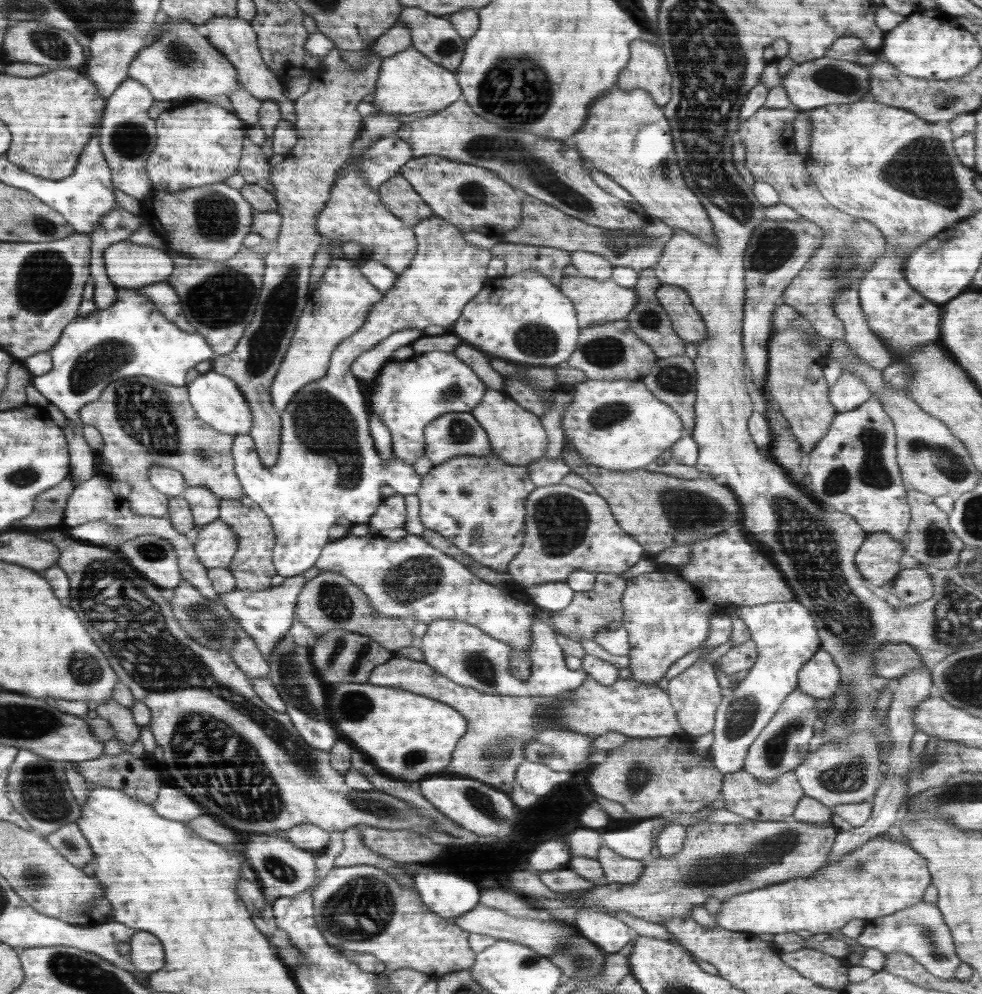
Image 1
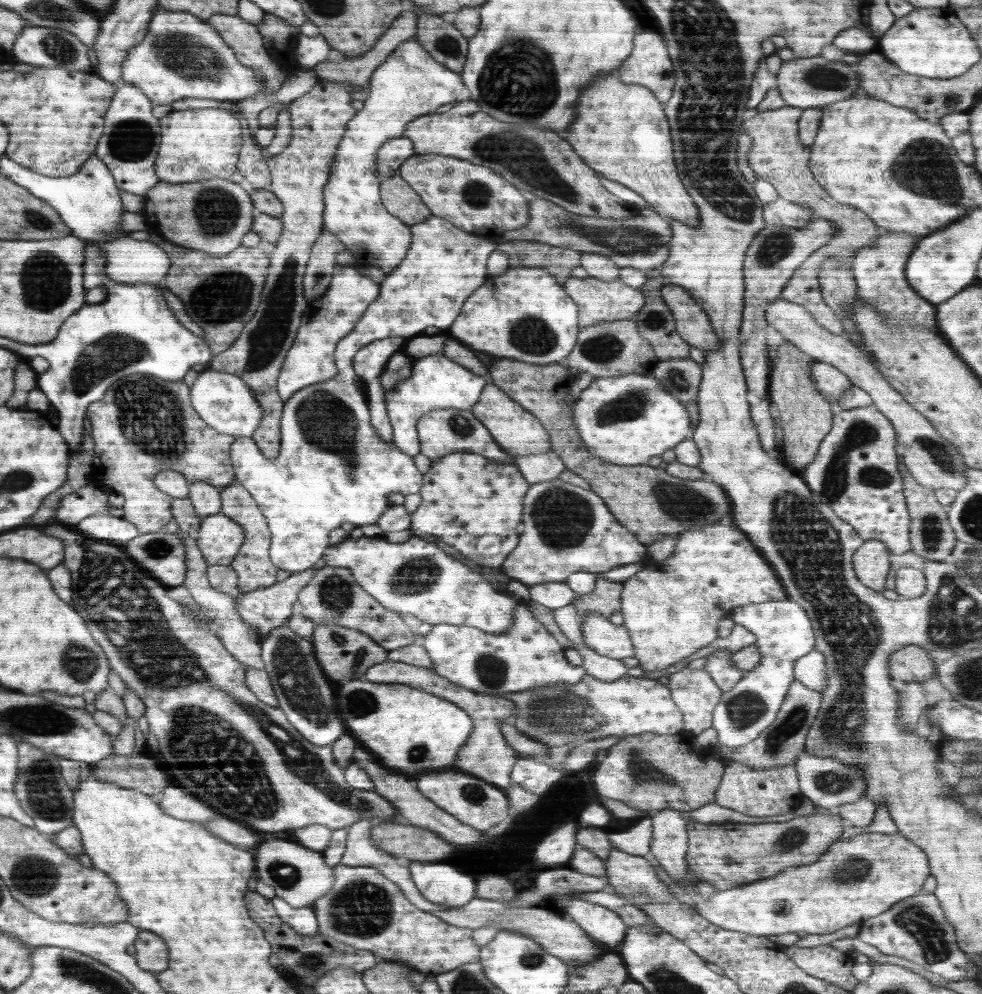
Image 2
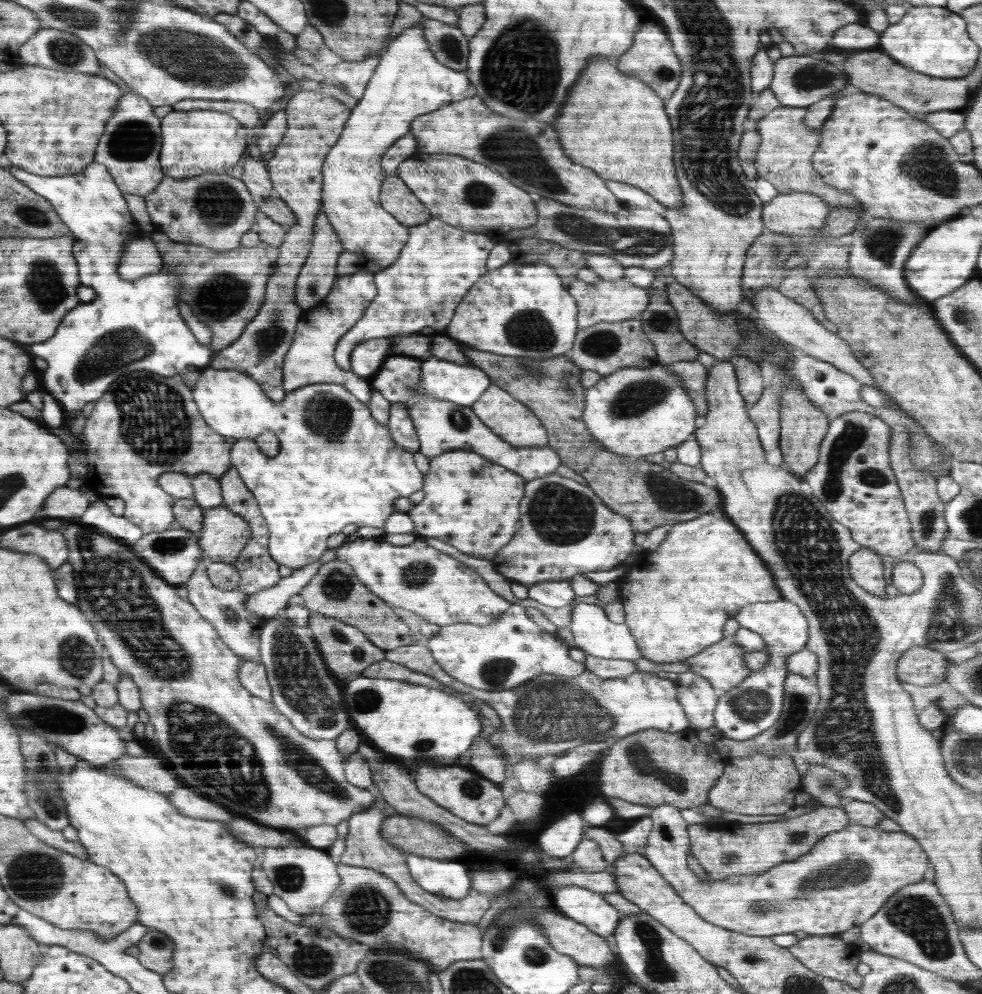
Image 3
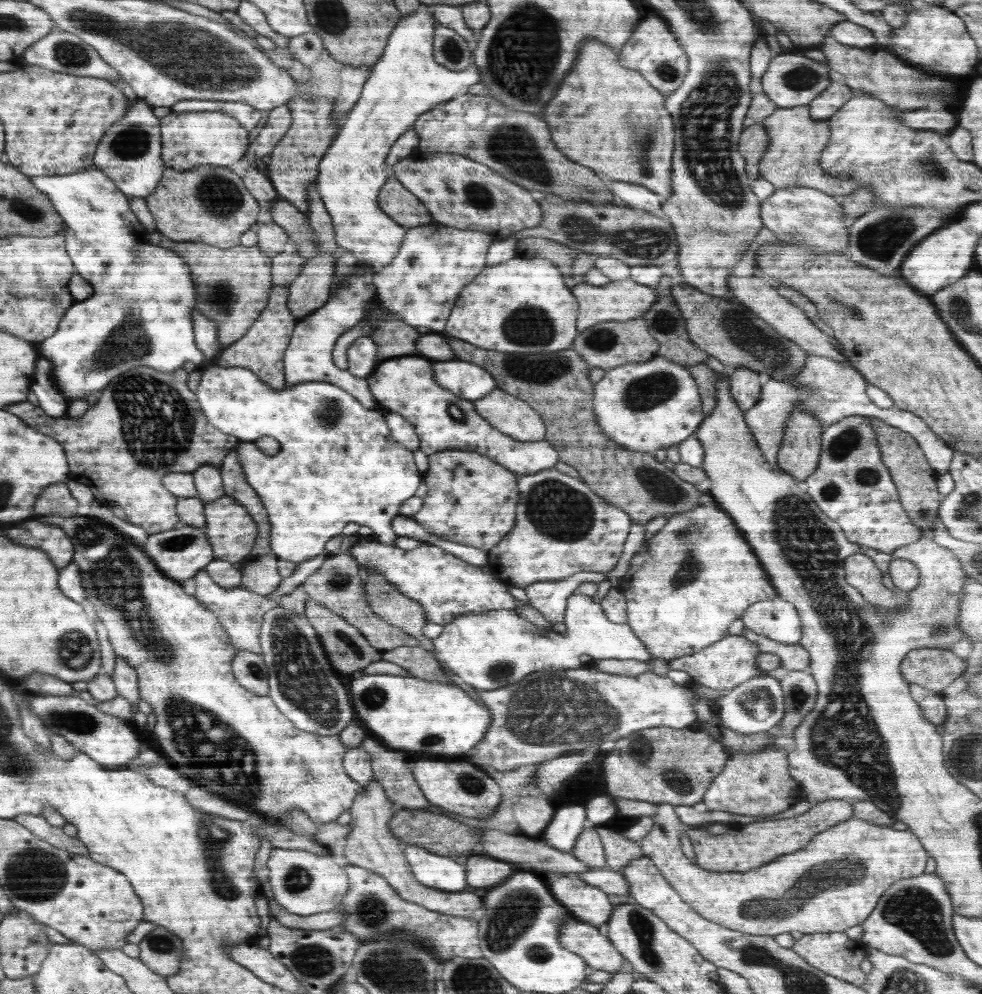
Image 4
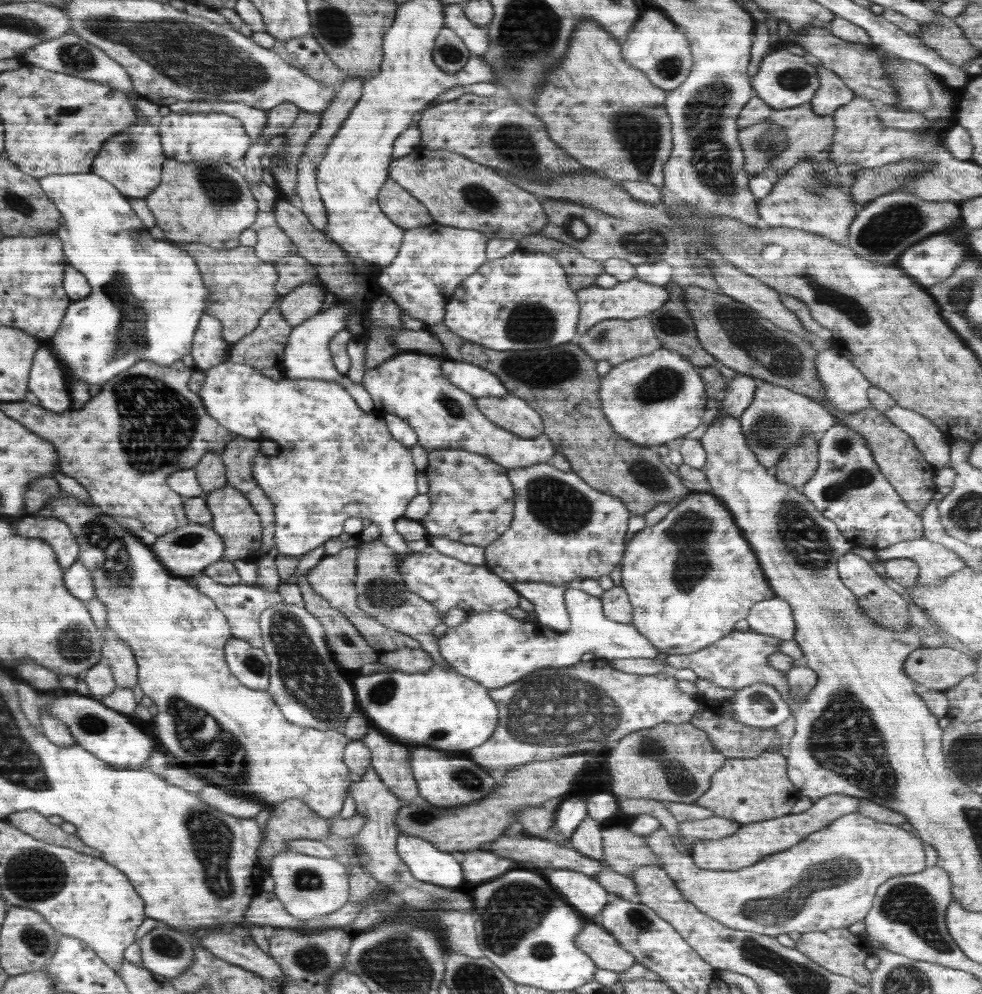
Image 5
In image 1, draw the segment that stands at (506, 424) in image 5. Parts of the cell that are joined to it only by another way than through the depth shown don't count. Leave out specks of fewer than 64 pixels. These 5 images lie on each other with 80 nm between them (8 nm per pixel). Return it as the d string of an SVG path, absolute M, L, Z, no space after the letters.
M488 388L480 404L475 406L471 413L486 431L494 456L500 457L505 463L526 466L546 456L549 440L542 426L541 417L521 407L503 391Z

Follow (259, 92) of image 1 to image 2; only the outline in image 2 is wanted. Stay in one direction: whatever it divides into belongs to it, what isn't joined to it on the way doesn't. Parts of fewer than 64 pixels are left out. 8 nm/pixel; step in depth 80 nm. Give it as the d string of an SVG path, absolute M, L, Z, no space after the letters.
M213 14L207 21L216 27L239 61L259 76L263 82L263 94L276 92L289 77L289 71L273 61L264 50L258 26L242 20L238 15L229 14Z

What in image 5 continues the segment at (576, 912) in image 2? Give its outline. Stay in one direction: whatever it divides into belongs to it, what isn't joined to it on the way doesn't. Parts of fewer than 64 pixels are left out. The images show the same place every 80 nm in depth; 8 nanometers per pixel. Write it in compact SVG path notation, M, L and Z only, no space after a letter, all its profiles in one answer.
M549 870L545 877L570 906L590 921L608 902L608 891L596 879L580 872Z

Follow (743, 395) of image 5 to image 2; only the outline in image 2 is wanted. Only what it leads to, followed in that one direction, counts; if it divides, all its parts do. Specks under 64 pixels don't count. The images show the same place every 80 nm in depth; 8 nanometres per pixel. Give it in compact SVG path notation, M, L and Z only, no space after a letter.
M813 218L804 228L790 228L788 226L774 226L766 224L745 252L743 276L745 283L743 322L739 330L739 355L741 367L746 377L746 393L750 406L757 405L769 395L769 363L766 361L766 339L764 329L768 326L766 321L766 308L776 300L784 286L788 284L800 264L819 252L827 242L837 233L833 222L826 219Z

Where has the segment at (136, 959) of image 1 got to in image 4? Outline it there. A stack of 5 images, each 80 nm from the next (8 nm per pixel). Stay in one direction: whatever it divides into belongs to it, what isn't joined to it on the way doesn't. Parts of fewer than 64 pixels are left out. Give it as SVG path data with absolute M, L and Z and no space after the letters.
M155 926L138 944L139 959L156 974L168 977L179 972L183 941L166 927Z

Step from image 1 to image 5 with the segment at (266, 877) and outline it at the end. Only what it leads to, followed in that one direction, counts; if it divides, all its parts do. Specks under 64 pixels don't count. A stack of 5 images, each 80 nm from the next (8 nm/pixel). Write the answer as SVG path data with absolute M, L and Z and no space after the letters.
M286 850L284 852L281 852L280 854L277 854L276 856L273 856L273 858L270 860L270 869L268 871L268 875L272 877L275 882L273 892L278 897L278 900L280 900L281 904L285 908L285 911L290 916L301 920L301 922L305 922L304 926L300 925L298 928L294 928L301 932L312 933L322 931L323 929L328 929L323 928L319 920L321 920L323 916L328 916L329 914L336 912L339 908L342 908L342 906L344 906L349 901L349 868L346 866L342 866L342 864L340 864L340 862L338 862L335 858L317 858L317 856L308 856L308 854L300 854L297 852Z

